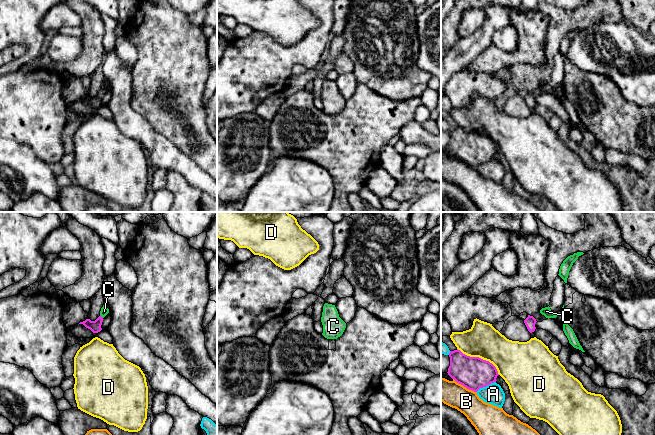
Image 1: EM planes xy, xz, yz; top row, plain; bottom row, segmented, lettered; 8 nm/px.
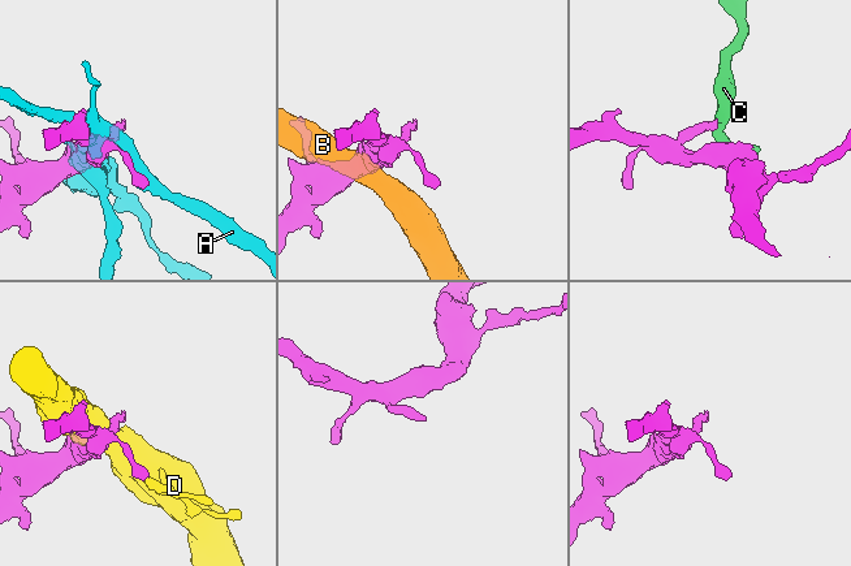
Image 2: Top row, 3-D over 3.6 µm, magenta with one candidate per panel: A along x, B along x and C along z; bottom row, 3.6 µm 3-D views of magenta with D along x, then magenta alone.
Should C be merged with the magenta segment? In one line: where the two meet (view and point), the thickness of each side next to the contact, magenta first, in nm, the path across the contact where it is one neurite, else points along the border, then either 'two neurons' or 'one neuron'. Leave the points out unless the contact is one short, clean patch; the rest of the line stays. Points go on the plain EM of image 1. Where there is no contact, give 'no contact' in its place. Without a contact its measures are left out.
meets magenta in xy at (102, 93); 100 nm thick on the magenta side, 70 nm on the other; runs through xy (95, 102), (102, 93), (104, 87); one neuron

